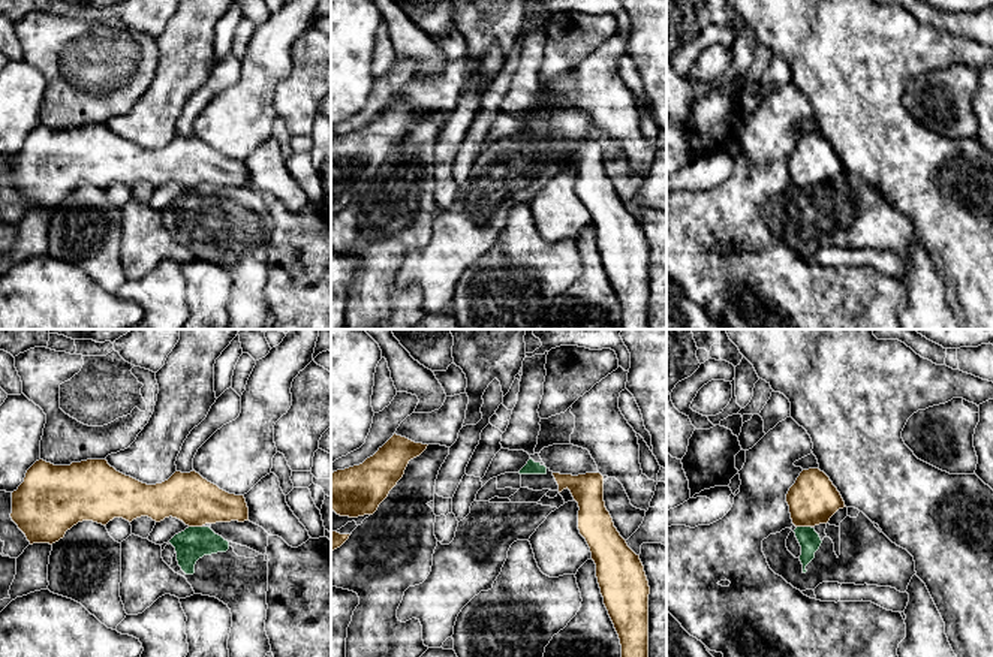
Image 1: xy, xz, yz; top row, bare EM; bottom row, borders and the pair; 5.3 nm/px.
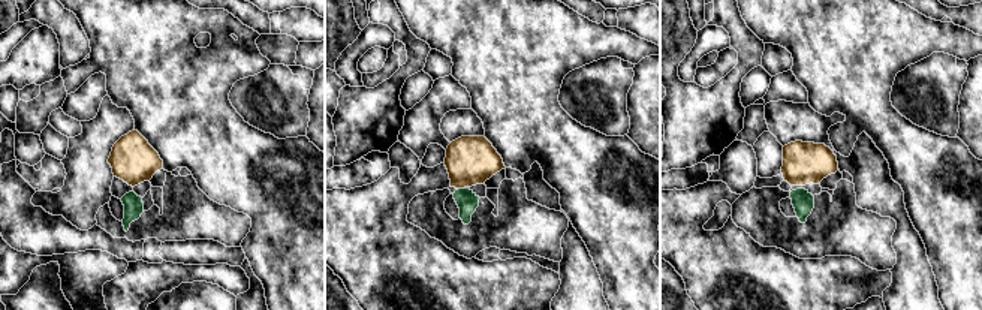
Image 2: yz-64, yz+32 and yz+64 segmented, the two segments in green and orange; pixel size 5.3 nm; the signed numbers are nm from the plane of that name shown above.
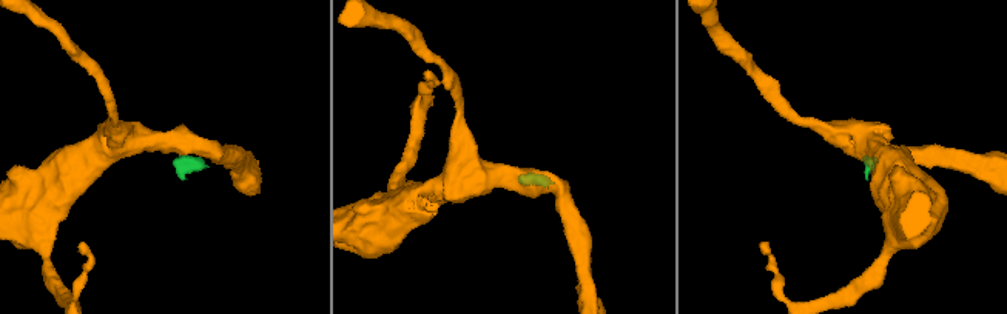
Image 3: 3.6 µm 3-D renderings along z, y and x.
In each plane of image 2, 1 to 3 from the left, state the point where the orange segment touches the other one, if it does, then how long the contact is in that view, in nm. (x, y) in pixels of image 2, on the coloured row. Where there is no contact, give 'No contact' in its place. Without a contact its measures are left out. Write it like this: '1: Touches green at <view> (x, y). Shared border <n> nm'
1: No contact
2: Touches green at yz+32 (461, 189). Shared border 30 nm
3: No contact

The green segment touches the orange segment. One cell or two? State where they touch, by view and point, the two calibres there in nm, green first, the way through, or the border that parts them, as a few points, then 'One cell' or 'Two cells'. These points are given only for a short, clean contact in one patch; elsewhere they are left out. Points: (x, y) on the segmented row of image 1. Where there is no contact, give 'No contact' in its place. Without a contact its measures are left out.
Touches green at yz (805, 527). Thickness 120 nm (green) against 260 nm. Boundary: yz (797, 526), (811, 527). Two cells

